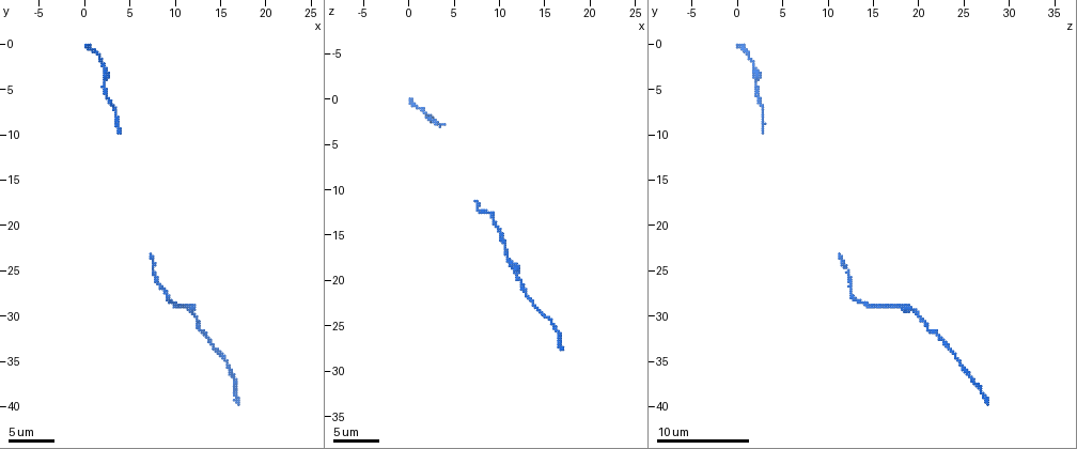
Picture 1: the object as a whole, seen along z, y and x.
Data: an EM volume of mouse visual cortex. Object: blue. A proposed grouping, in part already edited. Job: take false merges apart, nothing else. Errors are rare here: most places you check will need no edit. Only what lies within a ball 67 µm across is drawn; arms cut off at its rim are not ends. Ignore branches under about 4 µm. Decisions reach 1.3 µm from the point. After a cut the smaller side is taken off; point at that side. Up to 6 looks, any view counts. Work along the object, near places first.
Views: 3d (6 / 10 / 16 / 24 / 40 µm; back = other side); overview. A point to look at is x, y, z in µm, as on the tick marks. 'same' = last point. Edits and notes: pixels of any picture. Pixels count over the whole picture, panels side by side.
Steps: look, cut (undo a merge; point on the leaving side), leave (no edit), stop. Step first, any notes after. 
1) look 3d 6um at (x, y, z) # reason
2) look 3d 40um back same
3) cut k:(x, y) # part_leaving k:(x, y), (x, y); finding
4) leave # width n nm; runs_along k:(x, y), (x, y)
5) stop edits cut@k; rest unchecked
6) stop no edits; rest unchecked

look 3d 6um at (3.8, 9.8, 3.0) # thin neck

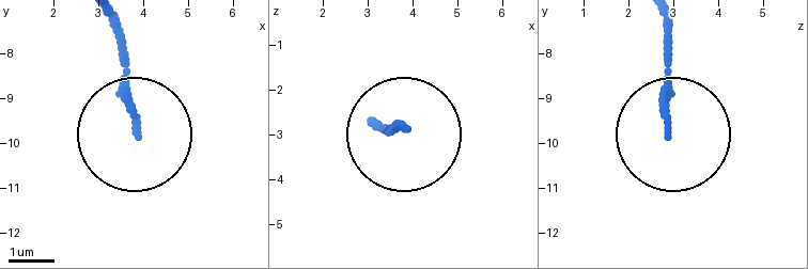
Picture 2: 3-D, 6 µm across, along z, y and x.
leave # continuous, no second neuron

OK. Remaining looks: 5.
look 3d 10um at (7.6, 25.0, 12.2) # a narrow waist

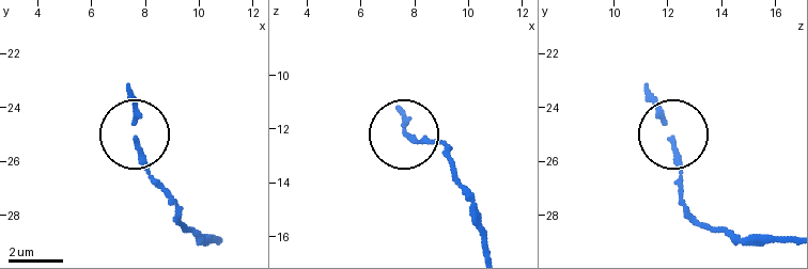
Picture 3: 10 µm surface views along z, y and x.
look 3d 6um at (7.6, 25.2, 12.2)

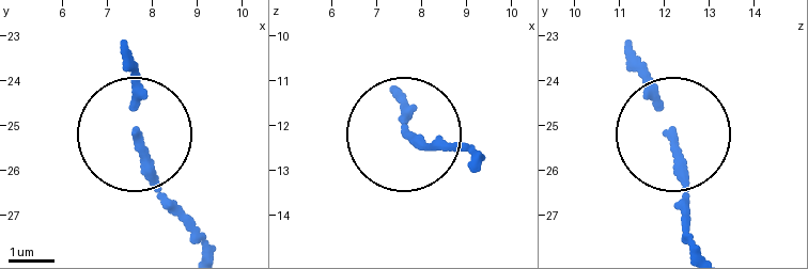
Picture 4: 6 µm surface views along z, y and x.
leave # continuous, no second neuron

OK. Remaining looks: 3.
look 3d 10um at (12.0, 29.6, 19.4) # thick turns thin

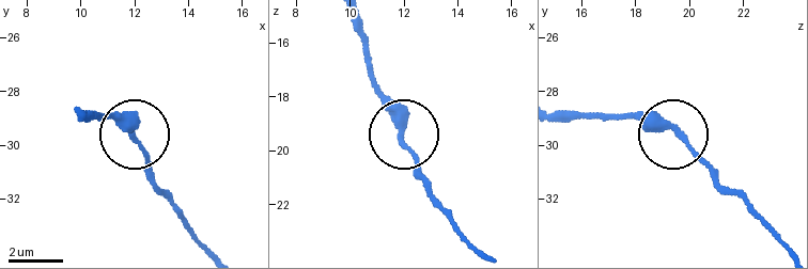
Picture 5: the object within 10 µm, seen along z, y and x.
look 3d 10um back at (11.8, 29.5, 19.4)

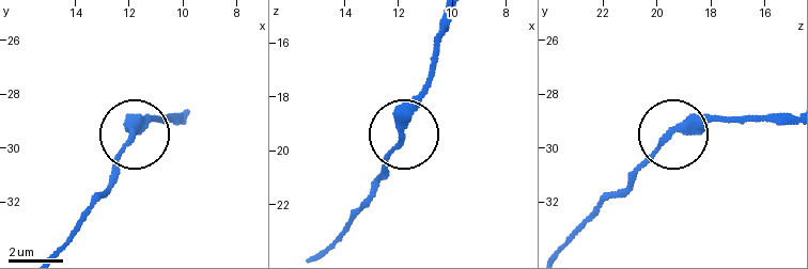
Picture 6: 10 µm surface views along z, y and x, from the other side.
leave # width 280 nm; all the same neuron

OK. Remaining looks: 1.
stop no edits; rest unchecked

